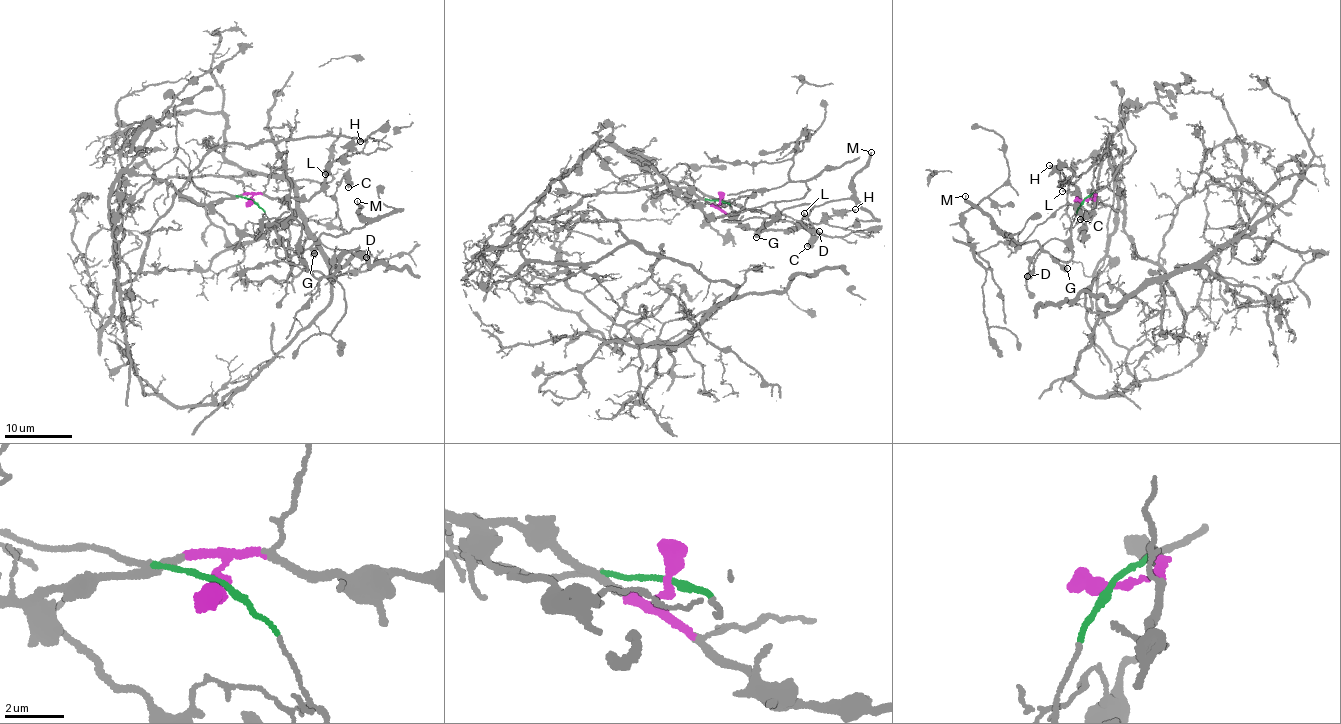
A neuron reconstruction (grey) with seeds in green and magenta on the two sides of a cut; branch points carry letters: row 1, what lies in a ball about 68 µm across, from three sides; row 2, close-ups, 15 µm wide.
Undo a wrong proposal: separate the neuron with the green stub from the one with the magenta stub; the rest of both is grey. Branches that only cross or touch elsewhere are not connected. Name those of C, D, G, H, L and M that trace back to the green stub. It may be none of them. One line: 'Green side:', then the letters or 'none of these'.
Green side: C, D, G, M

